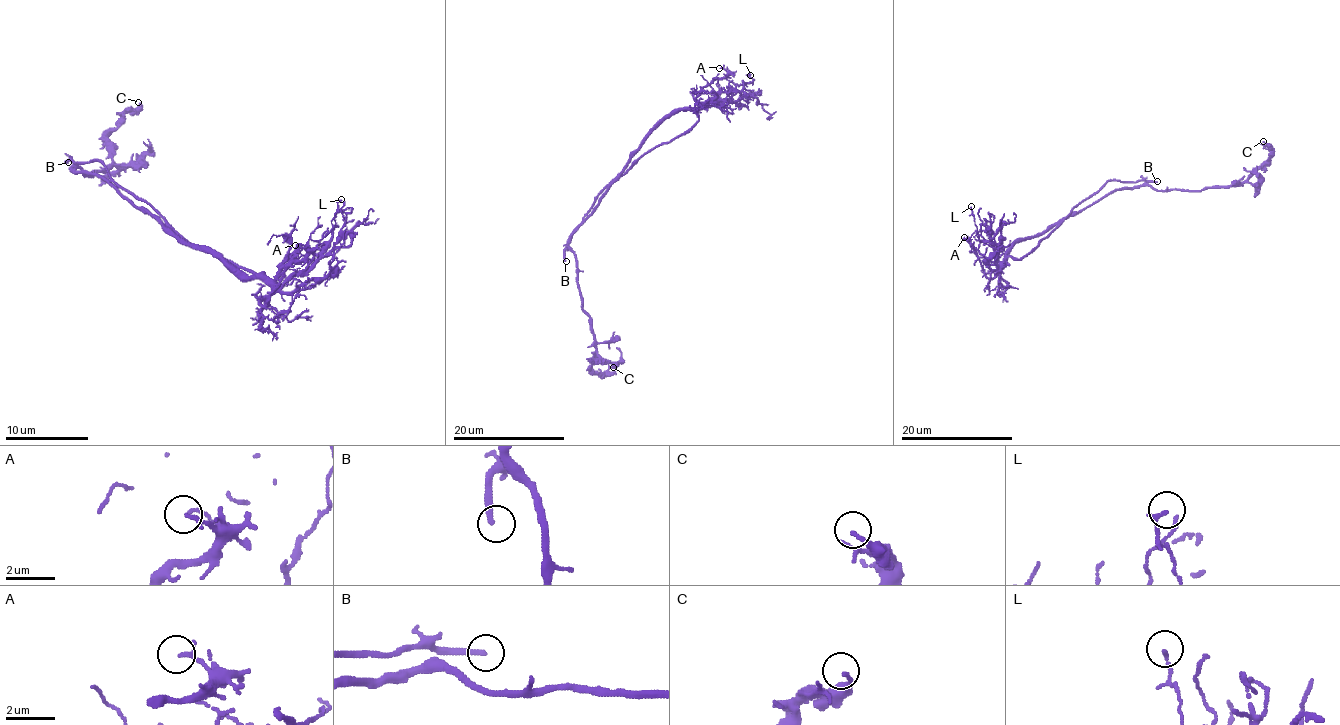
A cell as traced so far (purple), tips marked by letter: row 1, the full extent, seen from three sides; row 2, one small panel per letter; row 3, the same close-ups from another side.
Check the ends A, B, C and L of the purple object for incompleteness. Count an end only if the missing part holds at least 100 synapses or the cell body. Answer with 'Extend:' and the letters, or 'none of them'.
Extend: B

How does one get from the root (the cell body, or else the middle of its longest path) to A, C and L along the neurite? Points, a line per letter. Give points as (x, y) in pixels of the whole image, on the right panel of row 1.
A: (1081, 209), (1041, 233), (1018, 240), (993, 278), (986, 276), (979, 257), (964, 237)
C: (1081, 209), (1118, 190), (1140, 185), (1157, 190), (1204, 190), (1242, 184), (1270, 156), (1270, 148), (1263, 141)
L: (1081, 209), (1066, 216), (1029, 253), (1020, 258), (1008, 257), (992, 269), (978, 248), (971, 206)

